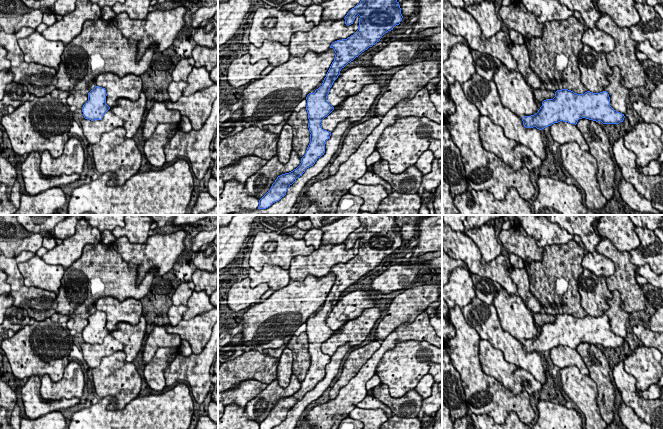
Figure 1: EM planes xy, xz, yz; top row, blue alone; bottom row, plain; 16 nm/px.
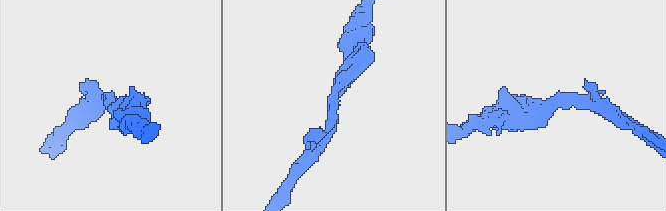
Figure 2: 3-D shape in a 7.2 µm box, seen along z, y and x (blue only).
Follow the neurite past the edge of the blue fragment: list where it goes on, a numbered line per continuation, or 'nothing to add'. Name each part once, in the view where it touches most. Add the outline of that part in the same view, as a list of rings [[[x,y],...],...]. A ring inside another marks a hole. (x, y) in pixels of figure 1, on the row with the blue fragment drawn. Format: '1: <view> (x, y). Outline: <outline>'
nothing to add

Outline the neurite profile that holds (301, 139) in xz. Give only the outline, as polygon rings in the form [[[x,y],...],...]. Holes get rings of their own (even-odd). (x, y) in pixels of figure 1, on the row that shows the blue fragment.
[[[302,108],[299,112],[292,112],[287,123],[291,125],[293,130],[293,150],[295,150],[300,158],[302,158],[310,143],[310,131],[308,128],[308,113],[306,108]]]

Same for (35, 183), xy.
[[[31,152],[21,165],[21,173],[27,194],[35,196],[48,189],[71,184],[80,178],[80,174],[44,176],[40,170],[41,153]]]

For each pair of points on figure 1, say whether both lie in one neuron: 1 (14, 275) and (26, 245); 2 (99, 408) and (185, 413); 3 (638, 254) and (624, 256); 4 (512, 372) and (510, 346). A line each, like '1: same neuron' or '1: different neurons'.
1: different neurons
2: same neuron
3: different neurons
4: different neurons

